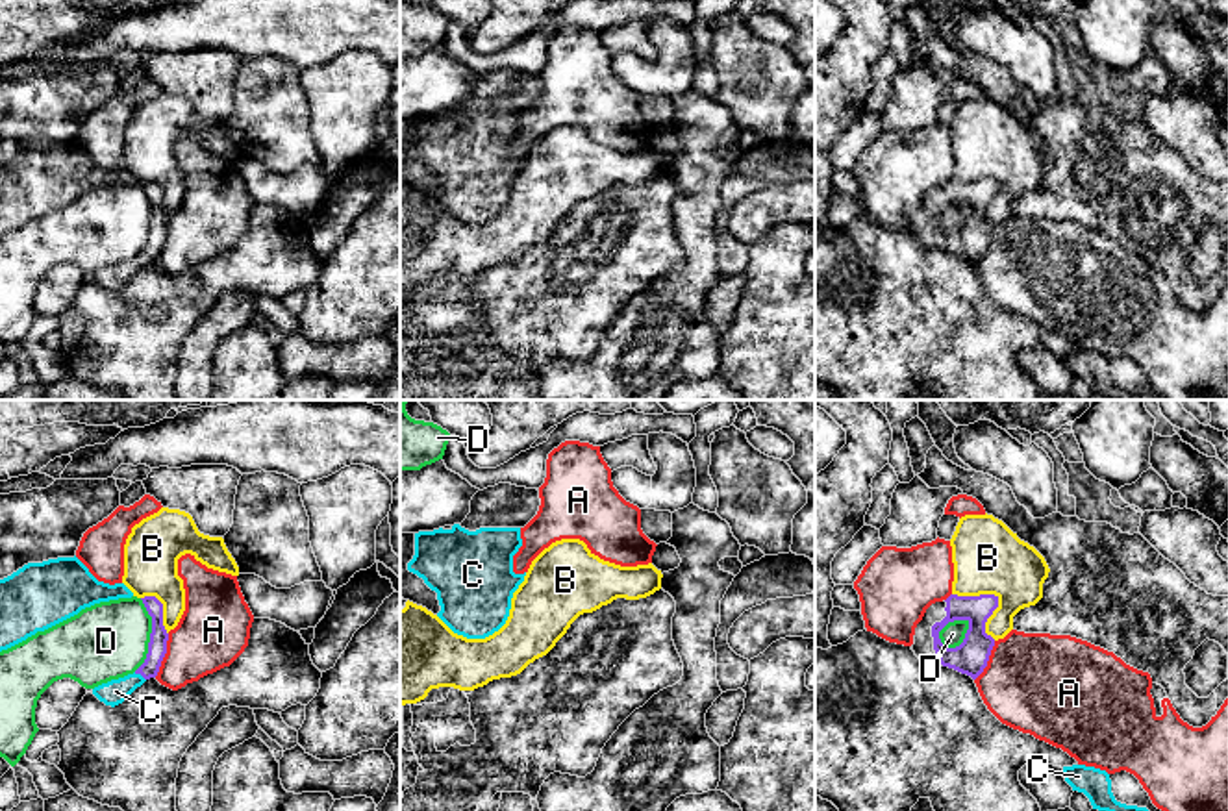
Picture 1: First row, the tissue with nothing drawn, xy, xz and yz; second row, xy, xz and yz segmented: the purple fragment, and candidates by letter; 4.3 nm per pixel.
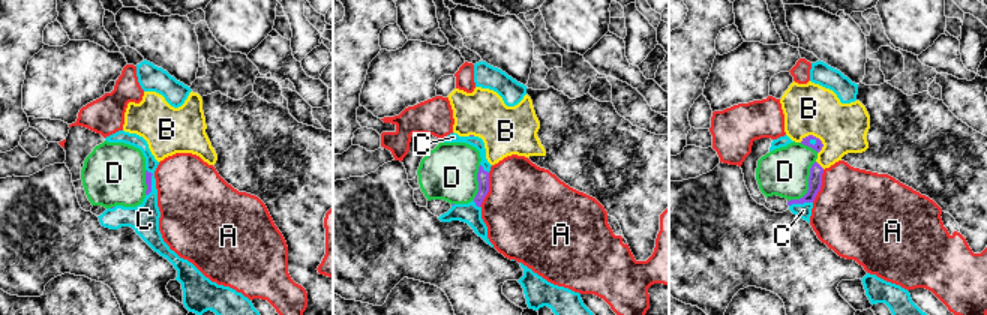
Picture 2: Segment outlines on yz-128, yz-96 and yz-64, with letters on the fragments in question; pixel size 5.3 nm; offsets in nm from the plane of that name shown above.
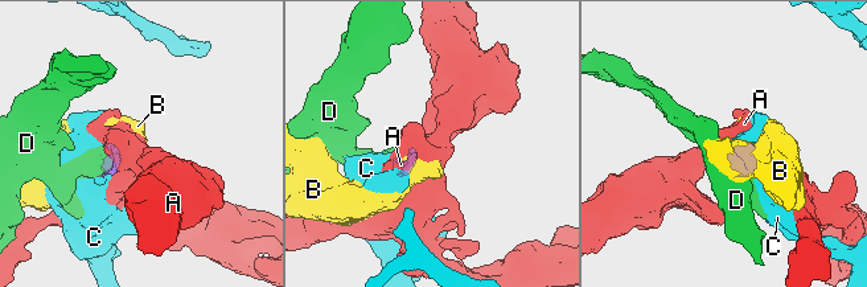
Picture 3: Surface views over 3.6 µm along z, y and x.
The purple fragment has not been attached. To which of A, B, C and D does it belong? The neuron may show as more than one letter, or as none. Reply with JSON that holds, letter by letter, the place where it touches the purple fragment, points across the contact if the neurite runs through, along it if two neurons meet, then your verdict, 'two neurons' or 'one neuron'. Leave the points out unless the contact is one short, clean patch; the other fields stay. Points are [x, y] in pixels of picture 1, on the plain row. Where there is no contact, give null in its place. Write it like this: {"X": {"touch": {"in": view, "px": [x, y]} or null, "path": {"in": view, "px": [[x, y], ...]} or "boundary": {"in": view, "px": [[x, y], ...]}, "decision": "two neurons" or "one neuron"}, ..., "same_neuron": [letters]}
{"A": {"touch": {"in": "xy", "px": [163, 241]}, "decision": "two neurons"}, "B": {"touch": {"in": "yz", "px": [997, 184]}, "boundary": {"in": "yz", "px": [[952, 178], [997, 184], [986, 208], [995, 224]]}, "decision": "two neurons"}, "C": {"touch": {"in": "xy", "px": [139, 258]}, "decision": "one neuron"}, "D": {"touch": {"in": "yz", "px": [949, 206]}, "boundary": {"in": "yz", "px": [[969, 206], [951, 206], [939, 217], [939, 226]]}, "decision": "two neurons"}, "same_neuron": ["C"]}

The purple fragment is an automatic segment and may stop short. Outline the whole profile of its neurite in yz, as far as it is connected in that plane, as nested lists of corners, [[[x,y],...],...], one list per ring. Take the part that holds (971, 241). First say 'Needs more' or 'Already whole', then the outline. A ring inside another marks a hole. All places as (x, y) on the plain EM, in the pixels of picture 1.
Needs more. [[[958,181],[932,189],[915,213],[915,241],[926,250],[943,250],[976,265],[987,252],[995,224],[985,218],[985,207],[998,193],[998,181]],[[954,206],[967,206],[969,215],[959,231],[948,233],[939,217]]]

